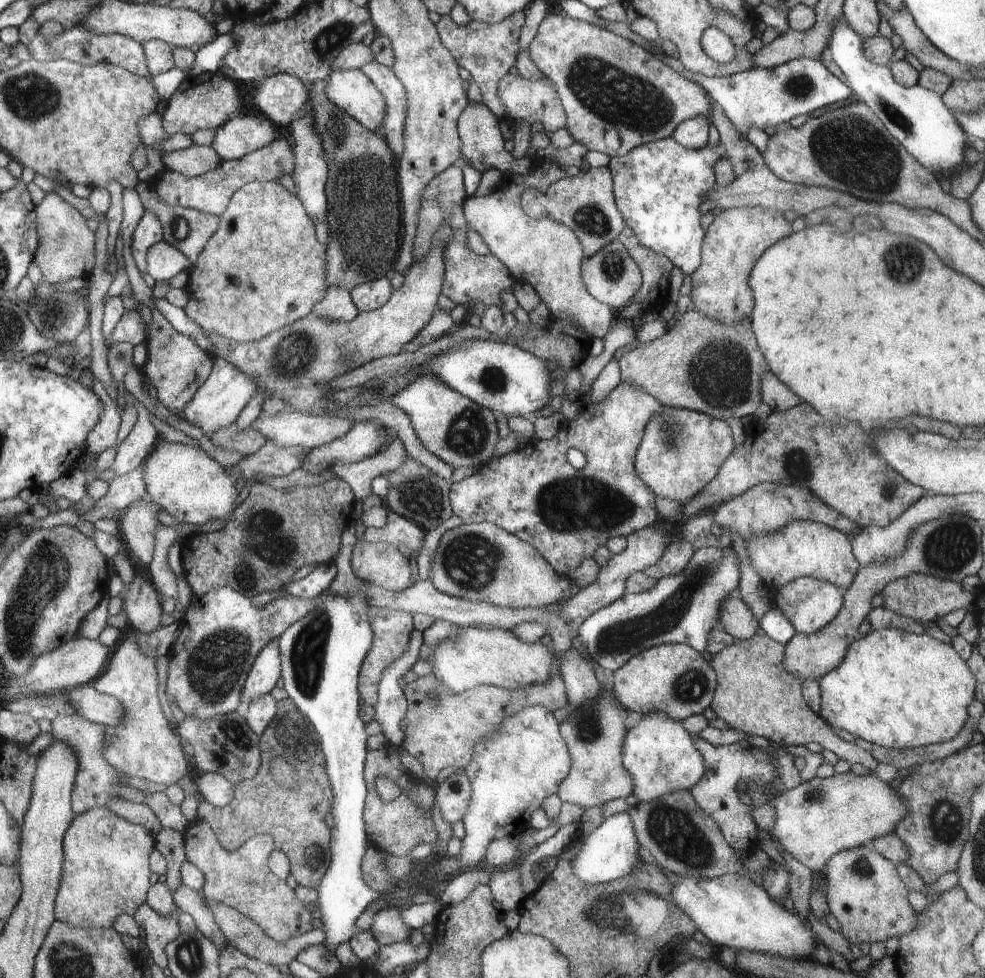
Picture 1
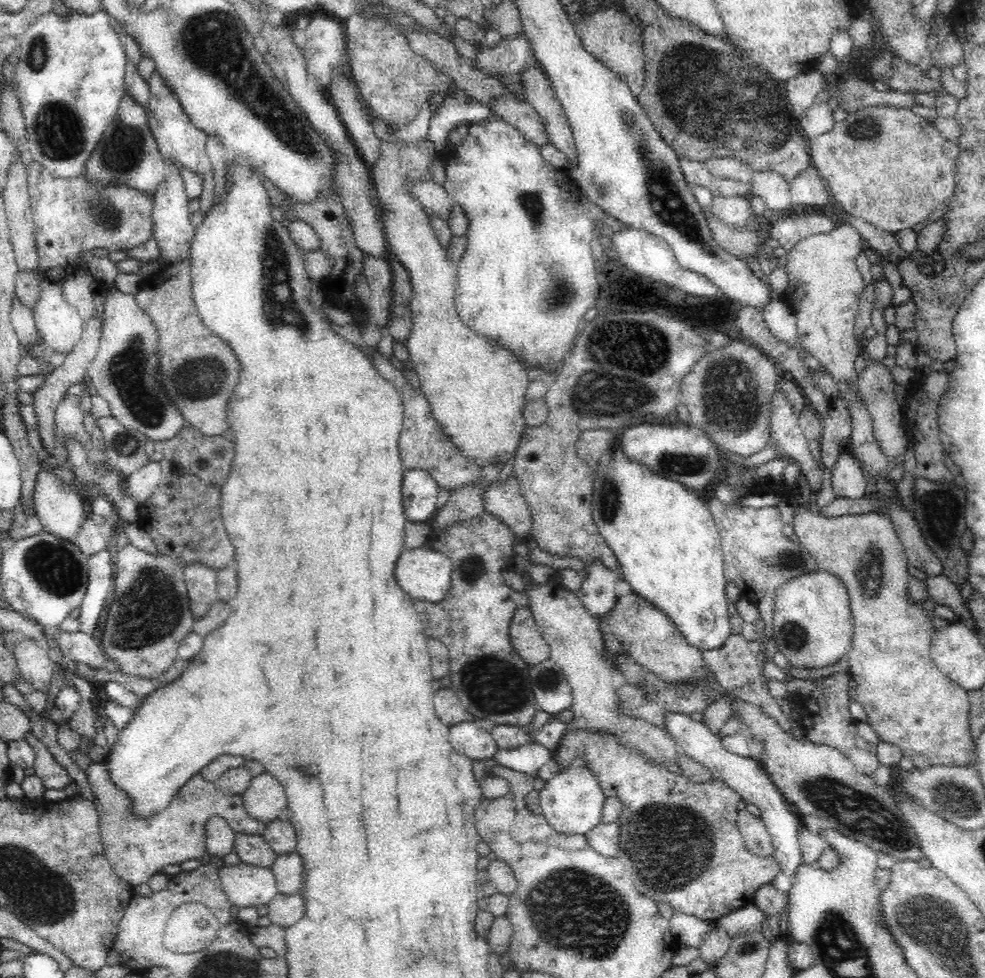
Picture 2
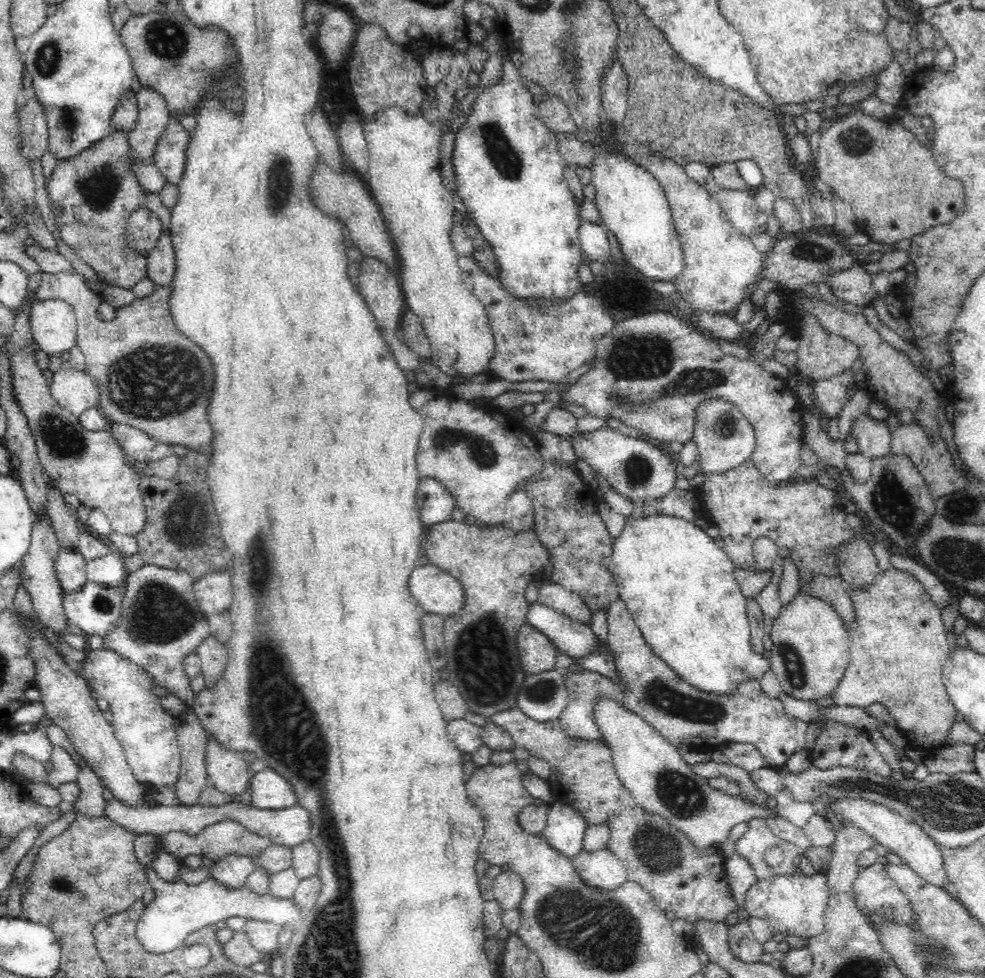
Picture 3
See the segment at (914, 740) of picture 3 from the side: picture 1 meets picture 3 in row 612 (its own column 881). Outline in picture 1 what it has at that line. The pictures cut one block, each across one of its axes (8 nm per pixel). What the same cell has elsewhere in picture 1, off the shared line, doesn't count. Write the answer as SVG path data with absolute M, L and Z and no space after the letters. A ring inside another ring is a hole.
M863 846L863 848L855 848L855 850L843 850L837 852L825 866L823 870L825 880L827 880L827 908L833 914L833 918L839 924L839 932L843 934L843 938L851 944L851 946L859 946L859 944L875 944L875 942L885 942L887 938L895 936L901 938L907 932L915 930L917 926L917 912L911 908L909 904L909 890L907 886L901 882L899 874L897 874L897 866L891 864L887 858L883 858L881 854L877 854L871 846Z

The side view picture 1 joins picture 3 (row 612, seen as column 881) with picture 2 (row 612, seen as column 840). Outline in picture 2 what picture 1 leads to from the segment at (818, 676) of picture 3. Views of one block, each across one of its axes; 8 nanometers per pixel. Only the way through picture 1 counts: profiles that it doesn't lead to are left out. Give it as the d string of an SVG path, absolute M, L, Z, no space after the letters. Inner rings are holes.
M816 570L796 576L776 590L776 610L772 618L774 642L790 666L824 668L836 664L852 650L854 616L848 588L828 570Z

